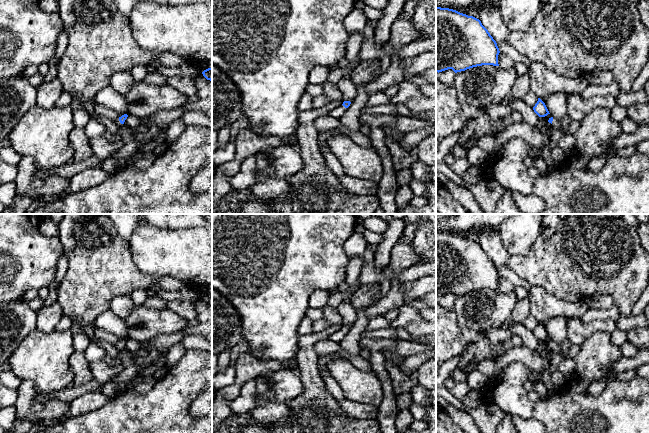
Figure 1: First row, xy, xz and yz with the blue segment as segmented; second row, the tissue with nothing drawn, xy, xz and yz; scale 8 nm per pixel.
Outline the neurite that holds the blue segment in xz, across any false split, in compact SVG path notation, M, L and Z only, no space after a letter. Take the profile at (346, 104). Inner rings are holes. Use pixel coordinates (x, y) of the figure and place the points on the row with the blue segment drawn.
M344 101L341 106L338 106L333 111L330 112L330 115L335 118L340 118L346 111L346 109L350 106L350 101Z

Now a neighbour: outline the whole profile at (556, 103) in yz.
M558 92L540 98L553 118L562 119L568 115L566 93Z

